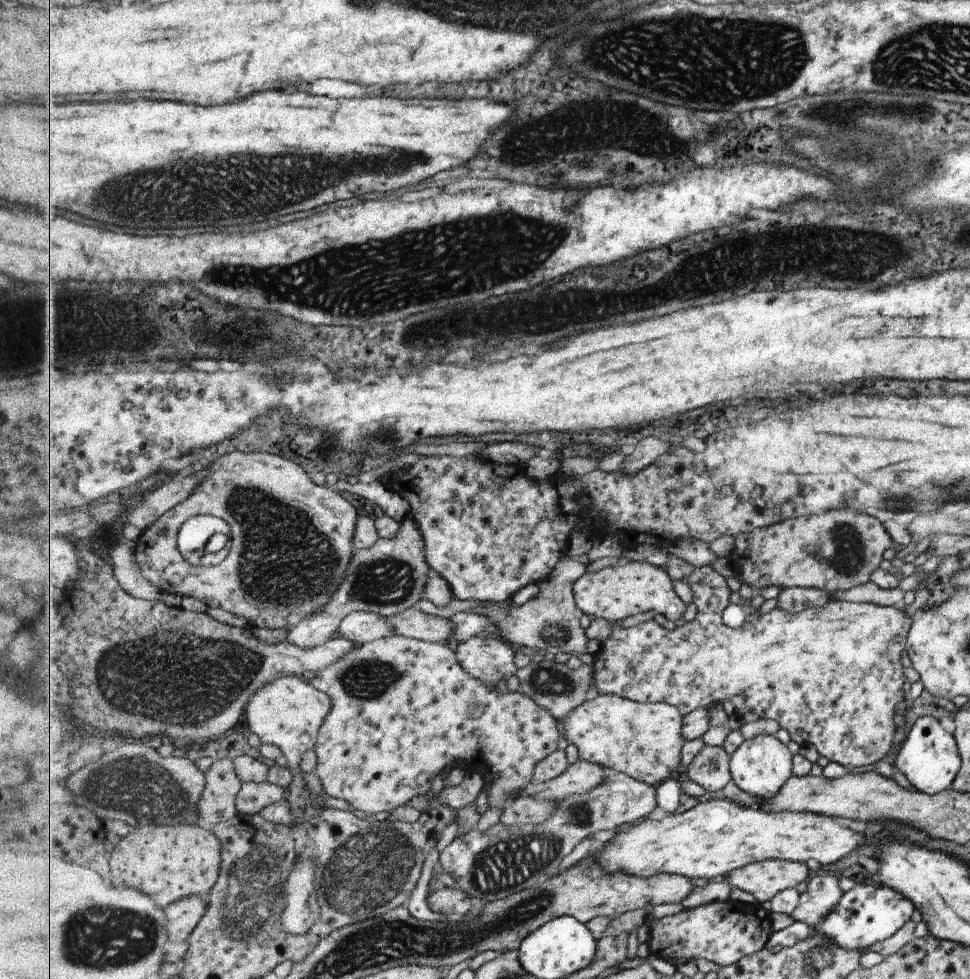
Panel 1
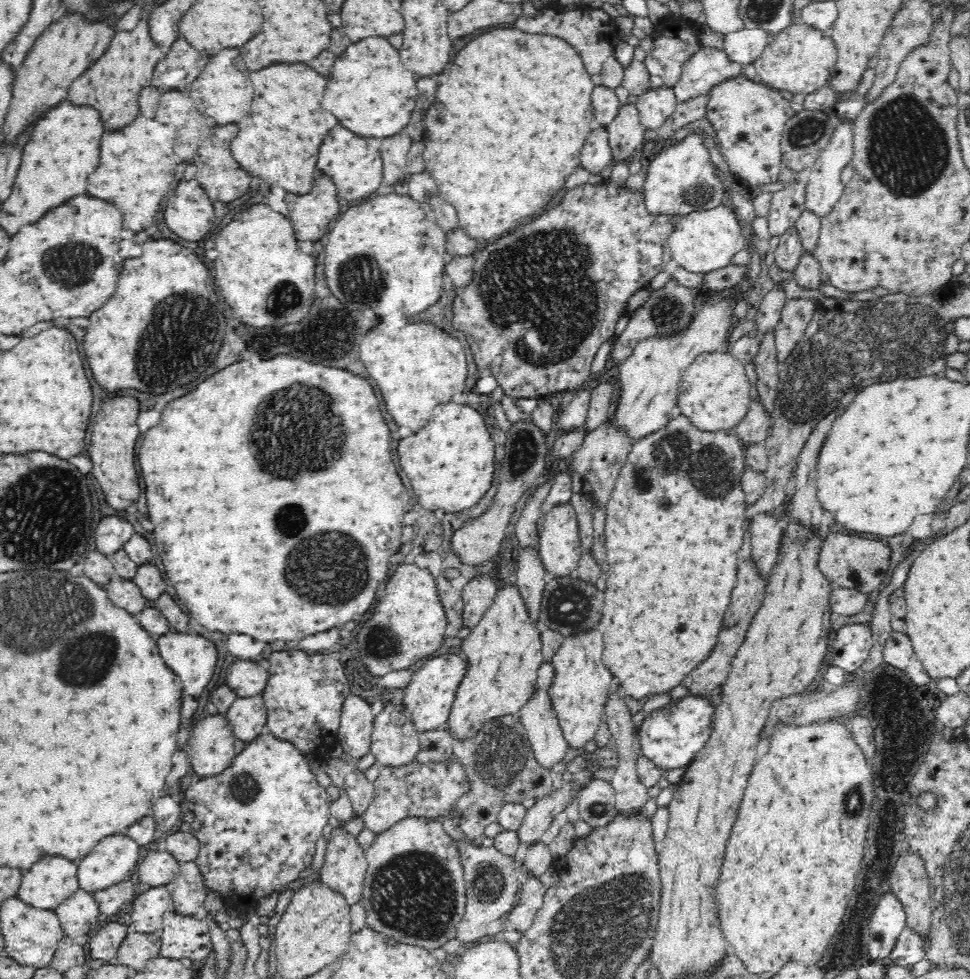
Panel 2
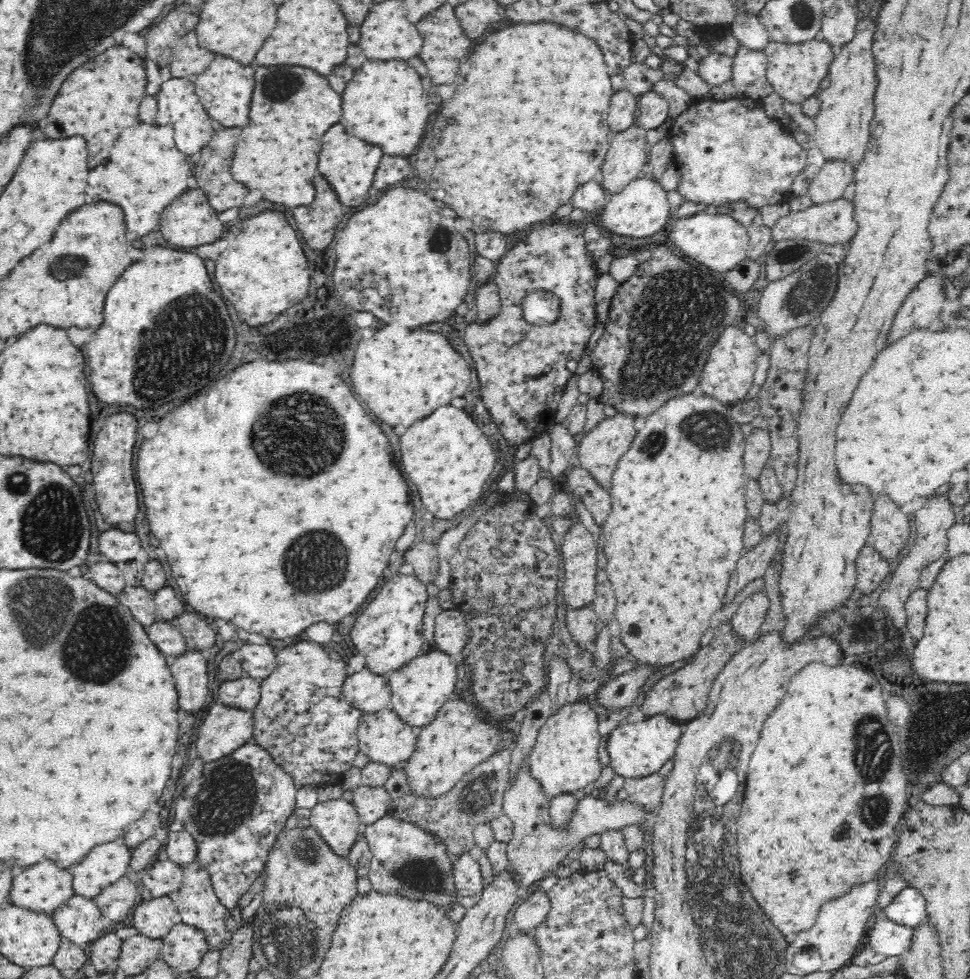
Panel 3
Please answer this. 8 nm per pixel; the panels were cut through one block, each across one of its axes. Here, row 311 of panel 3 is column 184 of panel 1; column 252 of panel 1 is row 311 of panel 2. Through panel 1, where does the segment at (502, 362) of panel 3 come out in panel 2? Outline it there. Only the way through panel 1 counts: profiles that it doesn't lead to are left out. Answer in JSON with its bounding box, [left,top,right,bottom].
[452,182,678,400]

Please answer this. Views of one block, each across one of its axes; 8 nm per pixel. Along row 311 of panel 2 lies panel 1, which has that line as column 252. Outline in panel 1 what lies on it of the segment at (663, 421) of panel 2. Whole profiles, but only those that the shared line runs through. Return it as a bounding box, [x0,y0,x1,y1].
[246,675,334,822]

